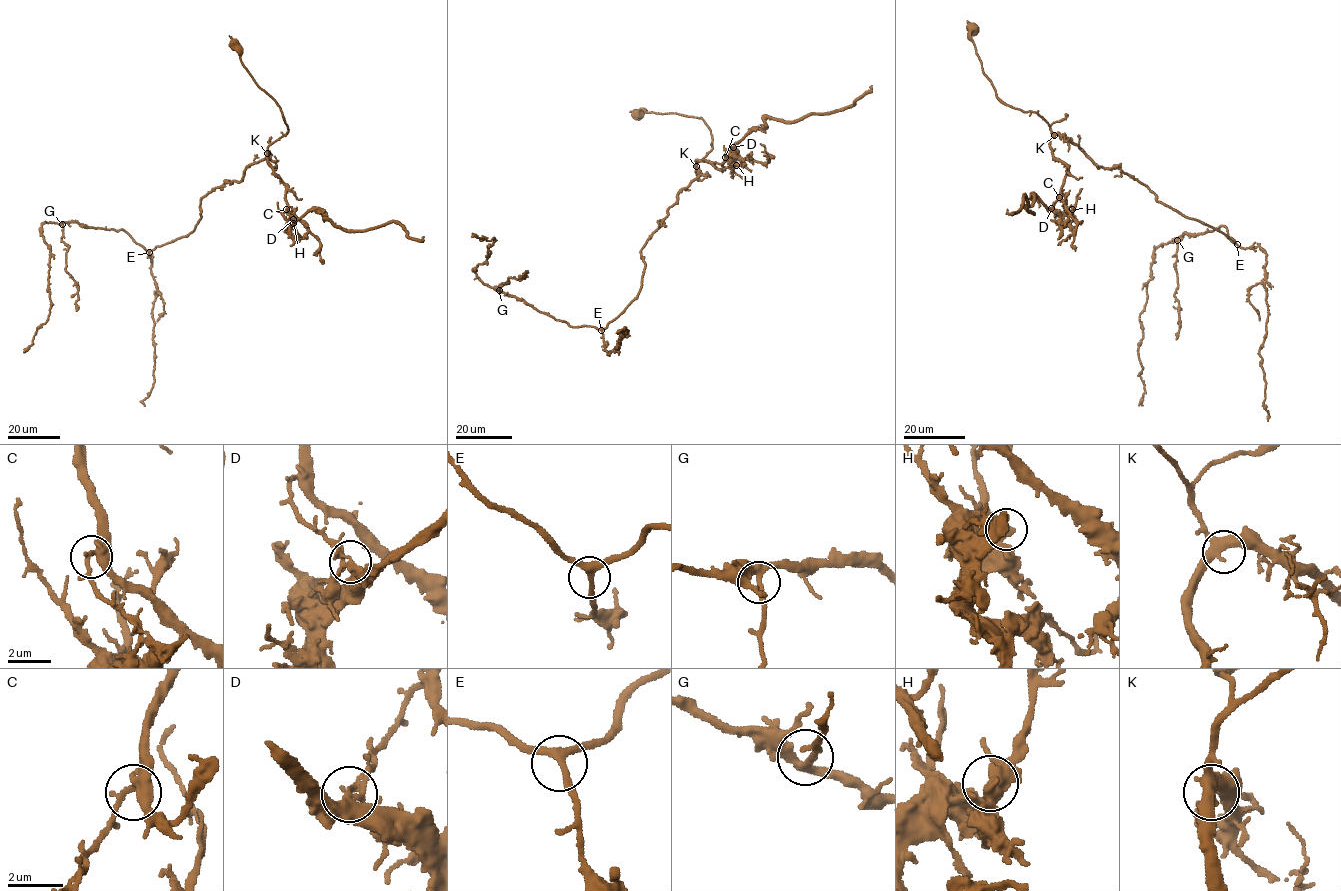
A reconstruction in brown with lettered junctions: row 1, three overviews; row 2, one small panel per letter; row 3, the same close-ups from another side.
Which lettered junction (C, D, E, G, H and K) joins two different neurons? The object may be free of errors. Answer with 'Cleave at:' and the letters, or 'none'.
Cleave at: D

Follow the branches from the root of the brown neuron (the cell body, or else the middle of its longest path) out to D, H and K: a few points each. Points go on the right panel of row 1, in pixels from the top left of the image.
D: (971, 30), (968, 38), (996, 96), (1036, 112), (1051, 129), (1051, 154), (1067, 168), (1051, 208)
H: (971, 30), (968, 38), (996, 96), (1036, 112), (1049, 126), (1051, 154), (1067, 168), (1053, 210), (1072, 209)
K: (971, 30), (968, 38), (973, 42), (982, 72), (991, 81), (996, 96), (1024, 111), (1036, 112), (1054, 135)

